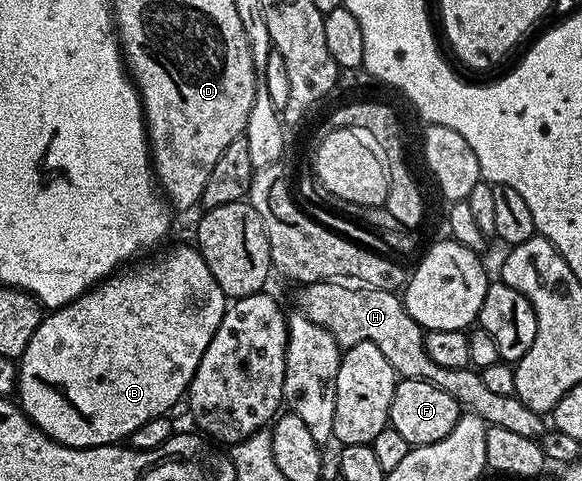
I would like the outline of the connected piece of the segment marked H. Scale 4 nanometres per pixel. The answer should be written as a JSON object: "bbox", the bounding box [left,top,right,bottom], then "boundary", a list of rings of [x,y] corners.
{"bbox":[297,282,546,439],"boundary":[[[310,282],[298,290],[301,290],[297,294],[300,313],[305,314],[307,320],[327,328],[327,332],[335,336],[338,346],[348,348],[360,342],[374,342],[379,352],[387,356],[398,376],[423,380],[427,384],[435,384],[435,388],[443,388],[443,392],[451,392],[458,404],[466,411],[477,414],[489,426],[508,428],[518,436],[535,439],[540,439],[545,433],[546,419],[527,408],[527,404],[523,404],[516,394],[499,396],[490,392],[476,369],[456,370],[435,364],[425,351],[426,331],[418,322],[411,320],[404,301],[394,291],[358,288],[345,282]]]}

